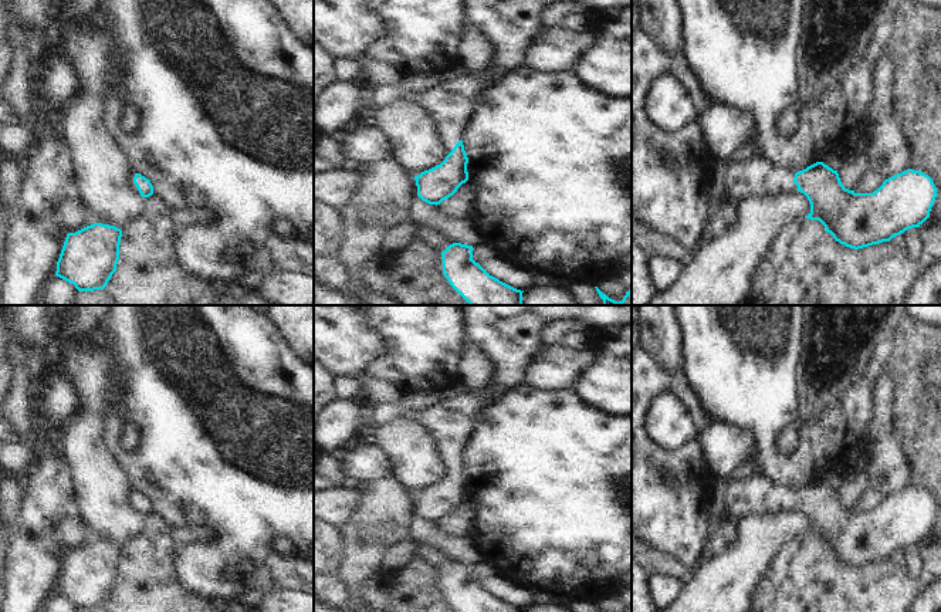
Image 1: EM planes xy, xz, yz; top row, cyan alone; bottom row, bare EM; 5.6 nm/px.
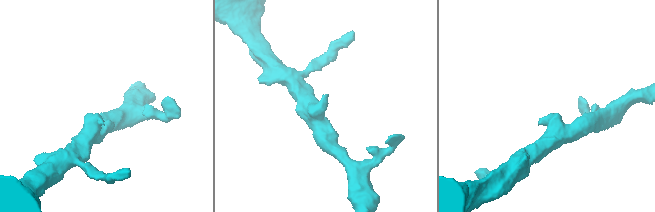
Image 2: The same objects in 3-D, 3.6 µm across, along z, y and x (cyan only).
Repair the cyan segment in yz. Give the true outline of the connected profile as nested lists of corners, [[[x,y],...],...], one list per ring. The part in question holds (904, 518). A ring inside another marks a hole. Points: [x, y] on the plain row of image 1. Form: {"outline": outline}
{"outline": [[[752,470],[728,480],[724,513],[737,520],[783,510],[803,511],[810,521],[806,537],[819,538],[836,559],[854,568],[920,545],[937,515],[932,497],[913,487],[886,497],[873,511],[856,511],[846,507],[837,488],[823,480],[796,491]]]}

